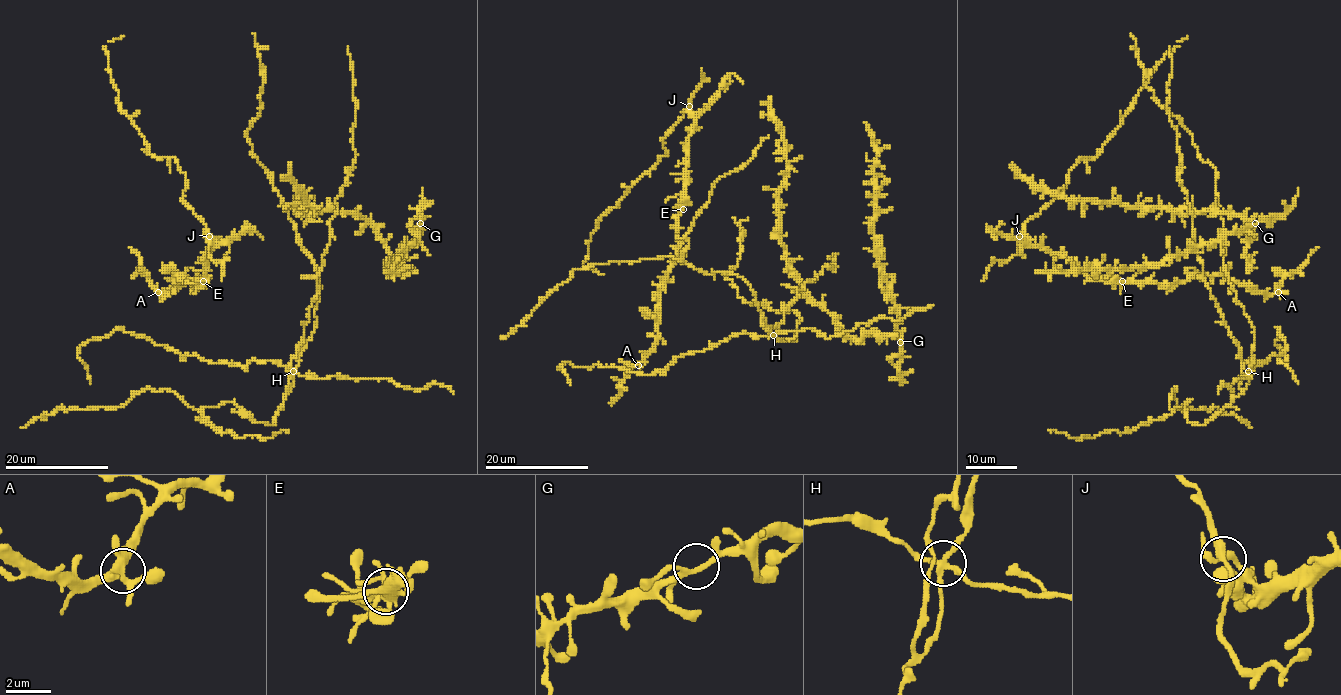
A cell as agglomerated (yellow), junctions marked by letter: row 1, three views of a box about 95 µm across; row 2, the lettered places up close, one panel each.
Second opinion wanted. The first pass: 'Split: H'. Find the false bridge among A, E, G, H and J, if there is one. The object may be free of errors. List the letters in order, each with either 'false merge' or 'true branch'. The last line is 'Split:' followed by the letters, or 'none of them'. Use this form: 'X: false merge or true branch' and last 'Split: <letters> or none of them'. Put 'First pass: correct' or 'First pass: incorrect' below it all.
A: true branch
E: true branch
G: true branch
H: false merge
J: true branch
Split: H
First pass: correct

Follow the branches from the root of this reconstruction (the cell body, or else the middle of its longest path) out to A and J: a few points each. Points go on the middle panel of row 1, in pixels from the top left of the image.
A: (680, 209), (676, 221), (679, 253), (660, 289), (658, 339), (638, 365)
J: (680, 209), (685, 183), (685, 143), (693, 123), (689, 106)

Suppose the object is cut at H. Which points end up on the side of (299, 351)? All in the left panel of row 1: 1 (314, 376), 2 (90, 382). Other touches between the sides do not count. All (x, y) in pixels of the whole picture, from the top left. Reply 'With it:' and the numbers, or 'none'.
With it: none

